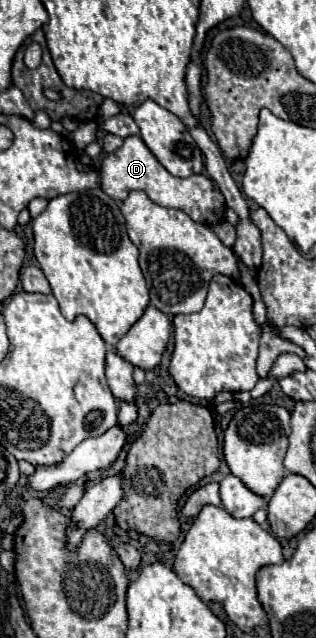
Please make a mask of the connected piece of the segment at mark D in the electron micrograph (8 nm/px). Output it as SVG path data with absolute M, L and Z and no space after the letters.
M139 136L125 138L119 150L105 156L101 164L101 188L105 194L109 194L115 200L125 200L129 192L141 190L155 204L167 206L167 208L179 208L187 212L195 222L201 222L207 226L225 222L225 208L227 208L225 198L221 196L221 190L213 184L213 180L209 180L209 176L205 174L195 174L189 178L177 178L169 174Z

